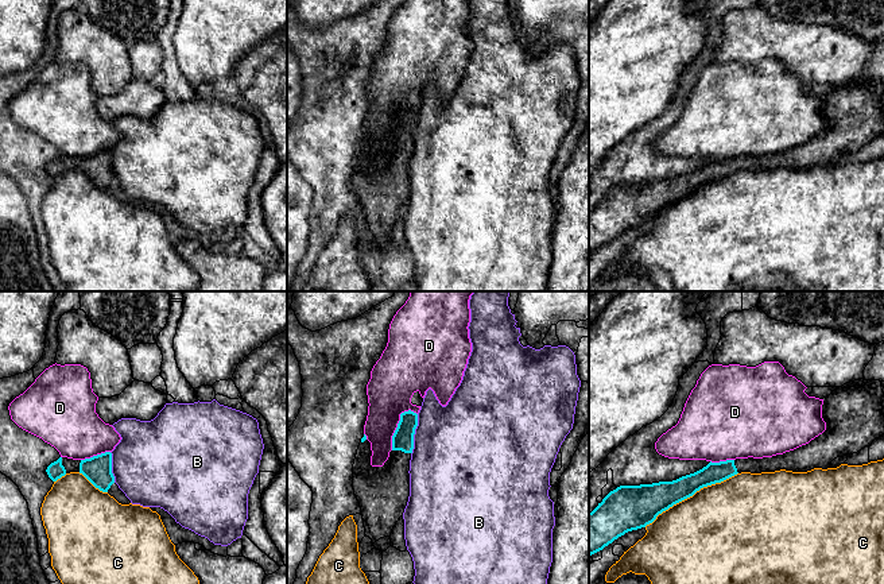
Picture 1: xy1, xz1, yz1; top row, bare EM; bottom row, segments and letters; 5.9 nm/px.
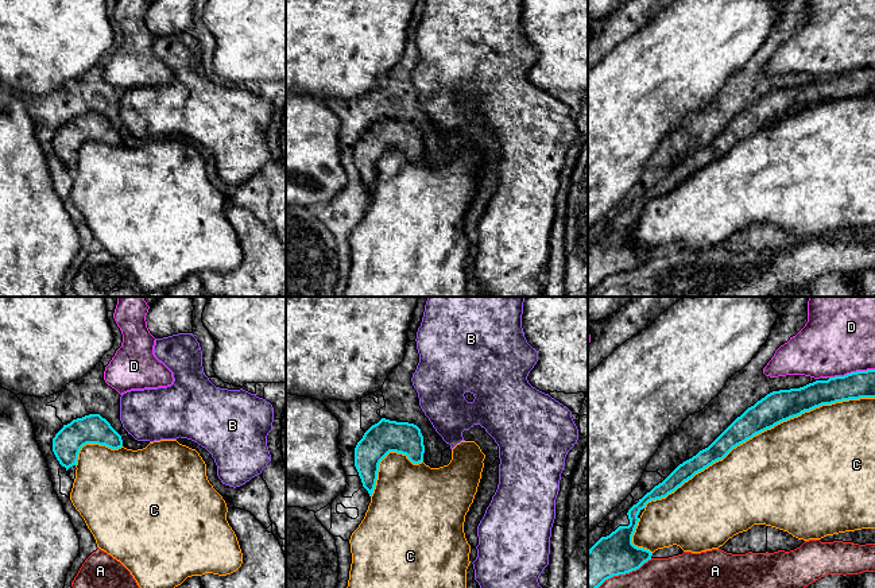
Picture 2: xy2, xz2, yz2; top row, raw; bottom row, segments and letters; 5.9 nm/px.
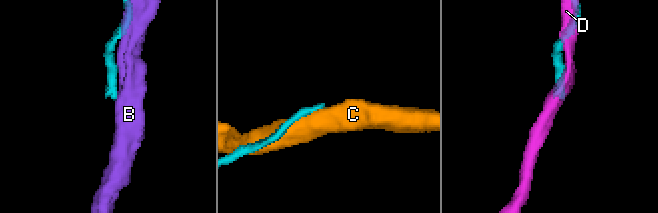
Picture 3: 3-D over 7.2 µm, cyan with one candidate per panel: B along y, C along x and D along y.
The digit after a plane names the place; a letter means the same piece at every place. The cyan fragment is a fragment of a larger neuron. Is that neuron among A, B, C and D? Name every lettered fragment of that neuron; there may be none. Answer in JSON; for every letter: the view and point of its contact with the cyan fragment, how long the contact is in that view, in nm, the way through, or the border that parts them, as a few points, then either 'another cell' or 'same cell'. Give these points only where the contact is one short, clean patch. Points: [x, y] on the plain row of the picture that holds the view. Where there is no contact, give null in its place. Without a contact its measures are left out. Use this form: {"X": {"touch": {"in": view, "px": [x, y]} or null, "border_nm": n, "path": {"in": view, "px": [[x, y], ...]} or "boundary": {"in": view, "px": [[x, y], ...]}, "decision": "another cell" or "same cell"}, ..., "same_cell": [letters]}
{"A": {"touch": {"in": "yz2", "px": [619, 271]}, "border_nm": 440, "decision": "another cell"}, "B": {"touch": {"in": "xz1", "px": [414, 131]}, "border_nm": 240, "boundary": {"in": "xz1", "px": [[418, 112], [411, 151]]}, "decision": "another cell"}, "C": {"touch": {"in": "yz2", "px": [758, 131]}, "border_nm": 1500, "decision": "another cell"}, "D": {"touch": {"in": "xz1", "px": [398, 123]}, "border_nm": 280, "decision": "another cell"}, "same_cell": []}

